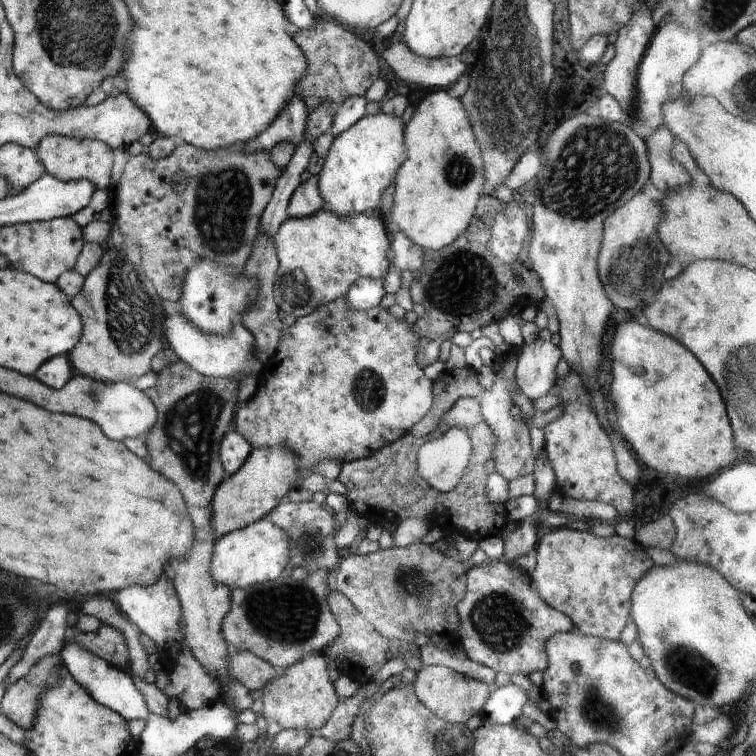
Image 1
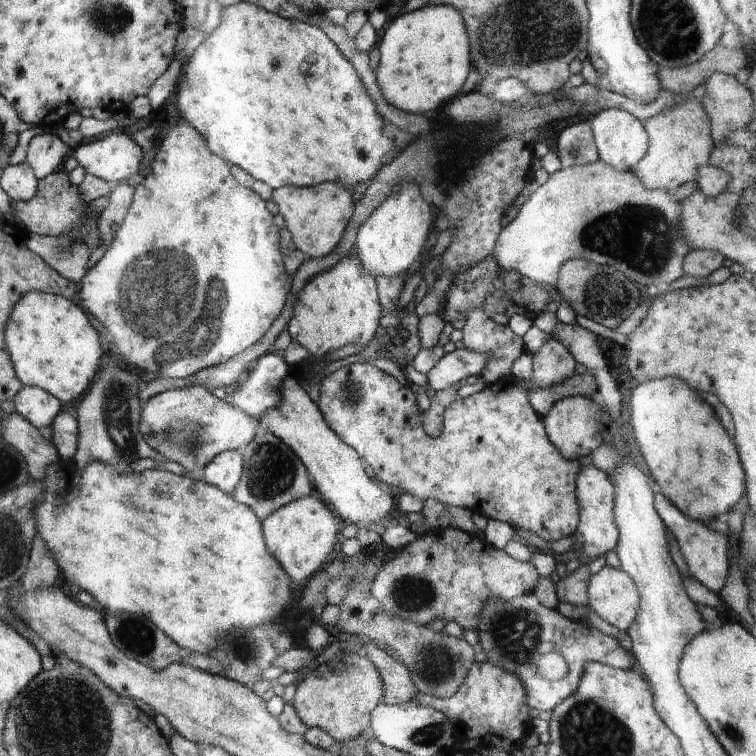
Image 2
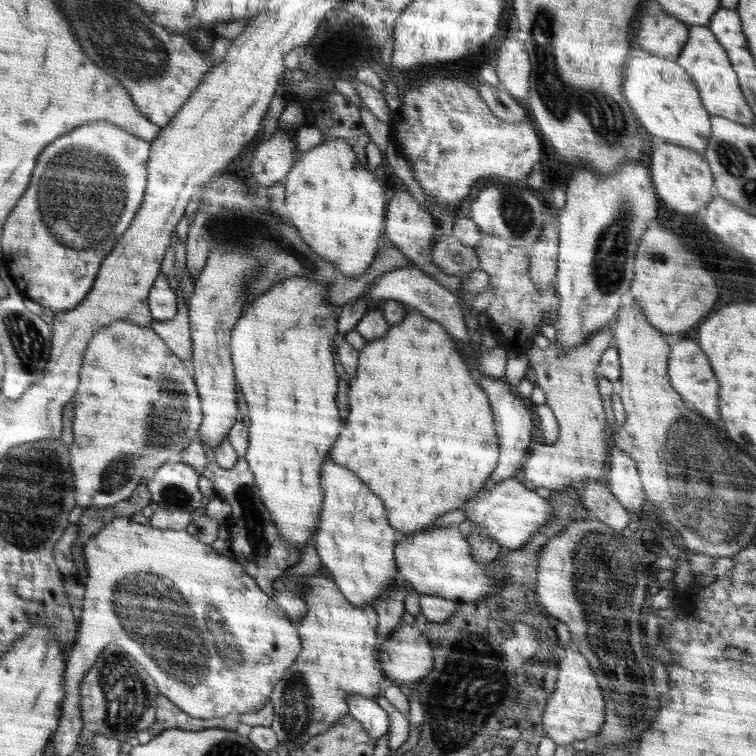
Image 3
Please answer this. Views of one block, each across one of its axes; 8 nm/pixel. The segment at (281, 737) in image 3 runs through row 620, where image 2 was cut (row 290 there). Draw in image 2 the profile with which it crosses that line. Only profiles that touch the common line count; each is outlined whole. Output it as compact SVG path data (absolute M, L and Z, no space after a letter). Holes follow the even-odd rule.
M354 252L330 270L317 274L298 296L287 329L293 345L303 346L312 356L320 359L320 356L347 344L366 346L375 337L378 320L382 316L377 282L368 271L363 271L360 259Z

